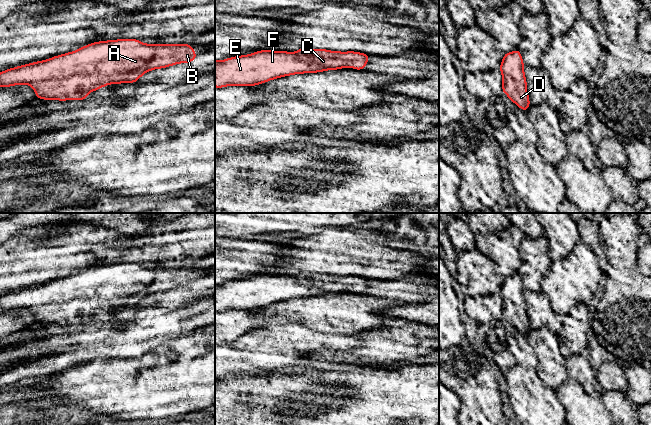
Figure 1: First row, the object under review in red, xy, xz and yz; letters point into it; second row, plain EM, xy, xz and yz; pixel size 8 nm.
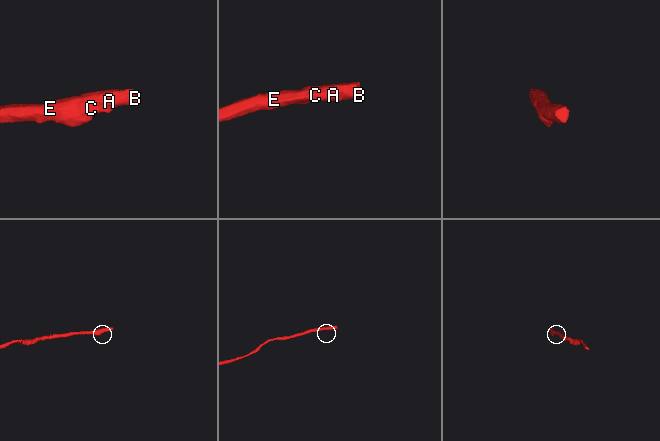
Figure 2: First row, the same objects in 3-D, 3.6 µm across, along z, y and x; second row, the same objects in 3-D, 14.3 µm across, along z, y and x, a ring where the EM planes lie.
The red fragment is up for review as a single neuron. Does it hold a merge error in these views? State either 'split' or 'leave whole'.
leave whole

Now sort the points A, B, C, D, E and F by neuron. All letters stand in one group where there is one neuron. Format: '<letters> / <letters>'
A B C D E F

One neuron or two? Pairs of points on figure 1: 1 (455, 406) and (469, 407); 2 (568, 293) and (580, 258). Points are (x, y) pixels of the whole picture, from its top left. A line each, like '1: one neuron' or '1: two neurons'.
1: two neurons
2: one neuron

